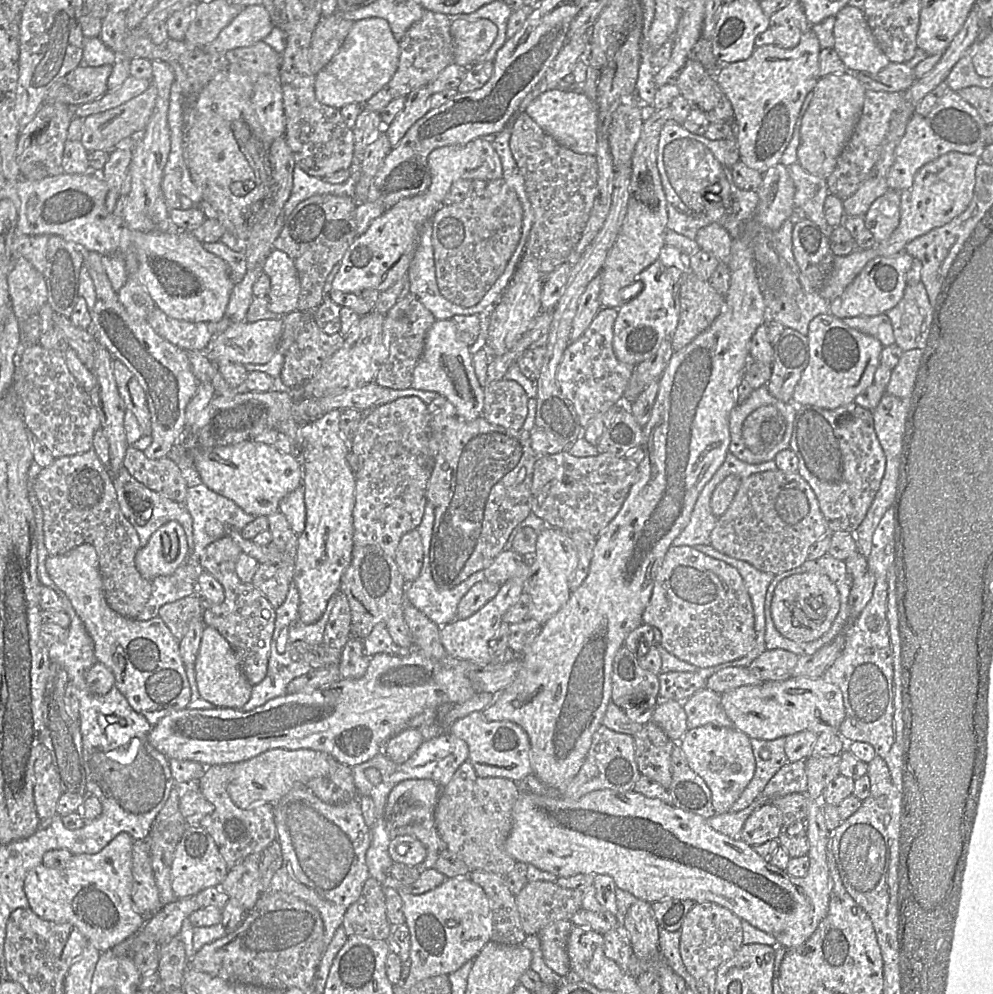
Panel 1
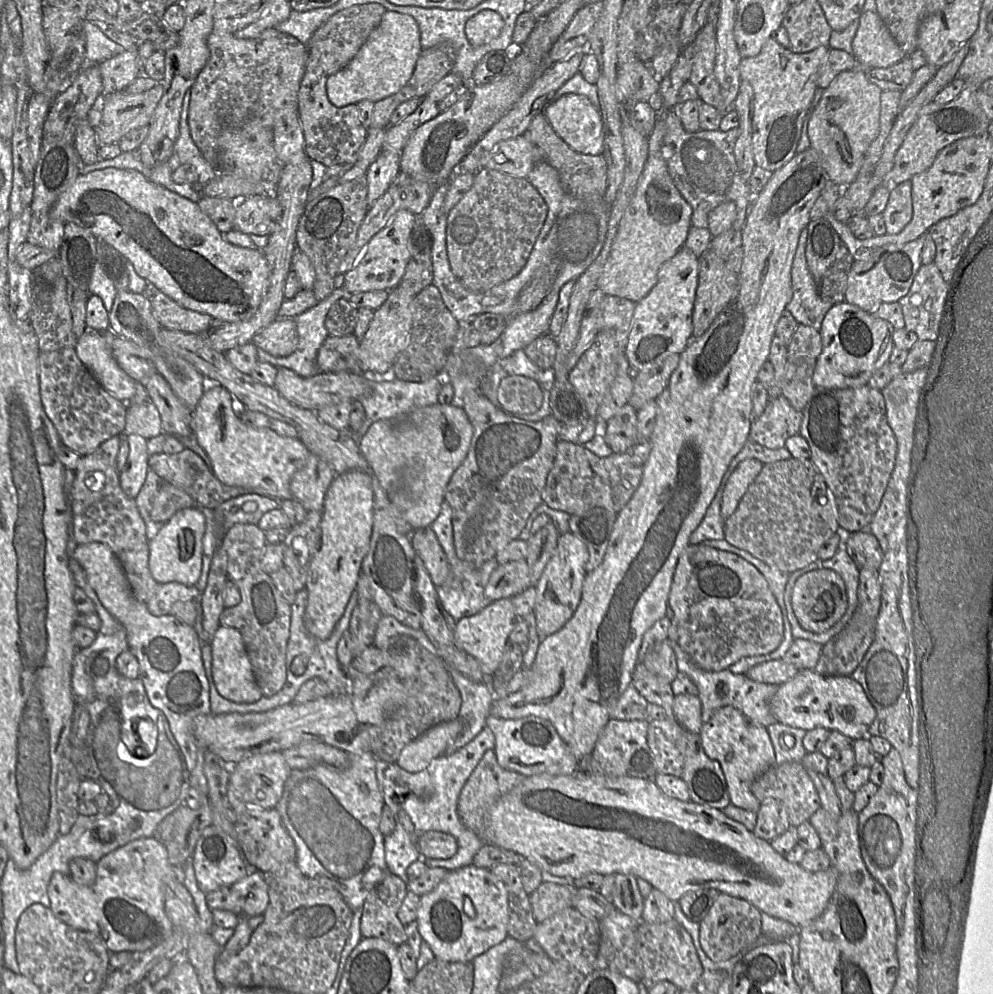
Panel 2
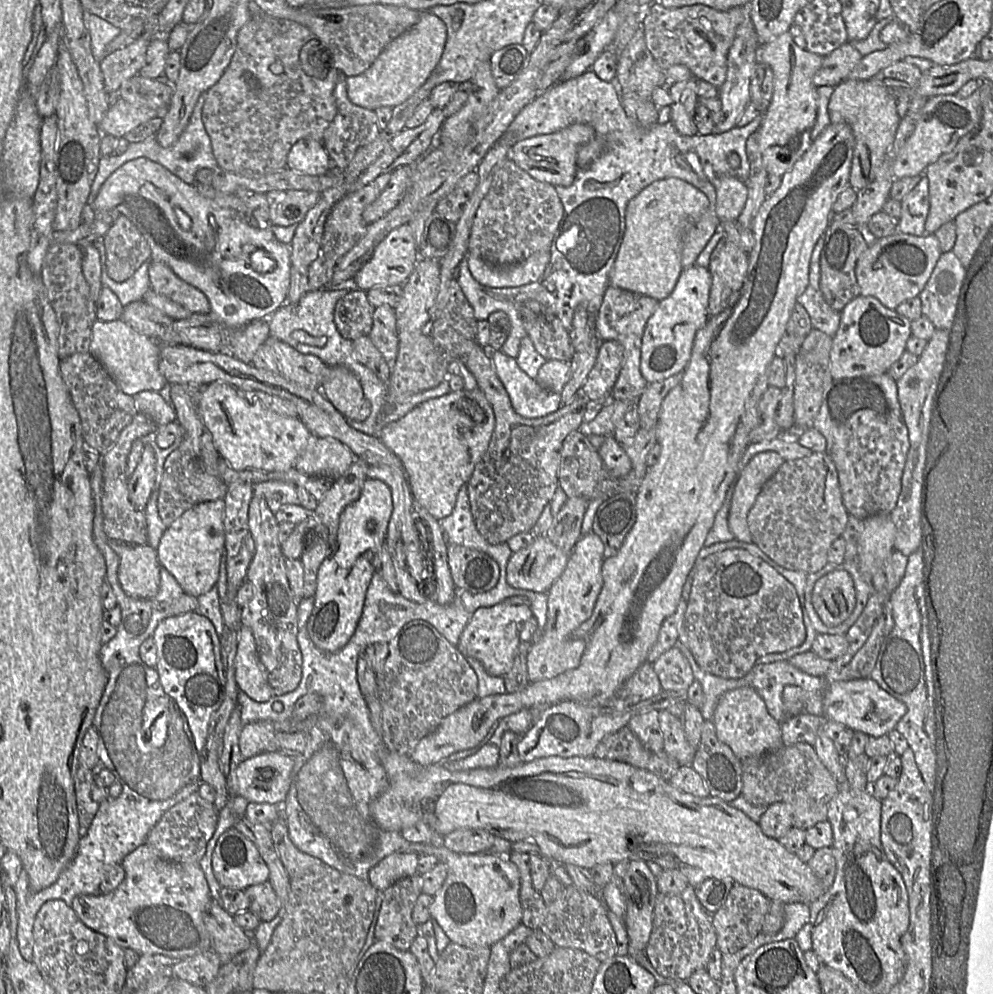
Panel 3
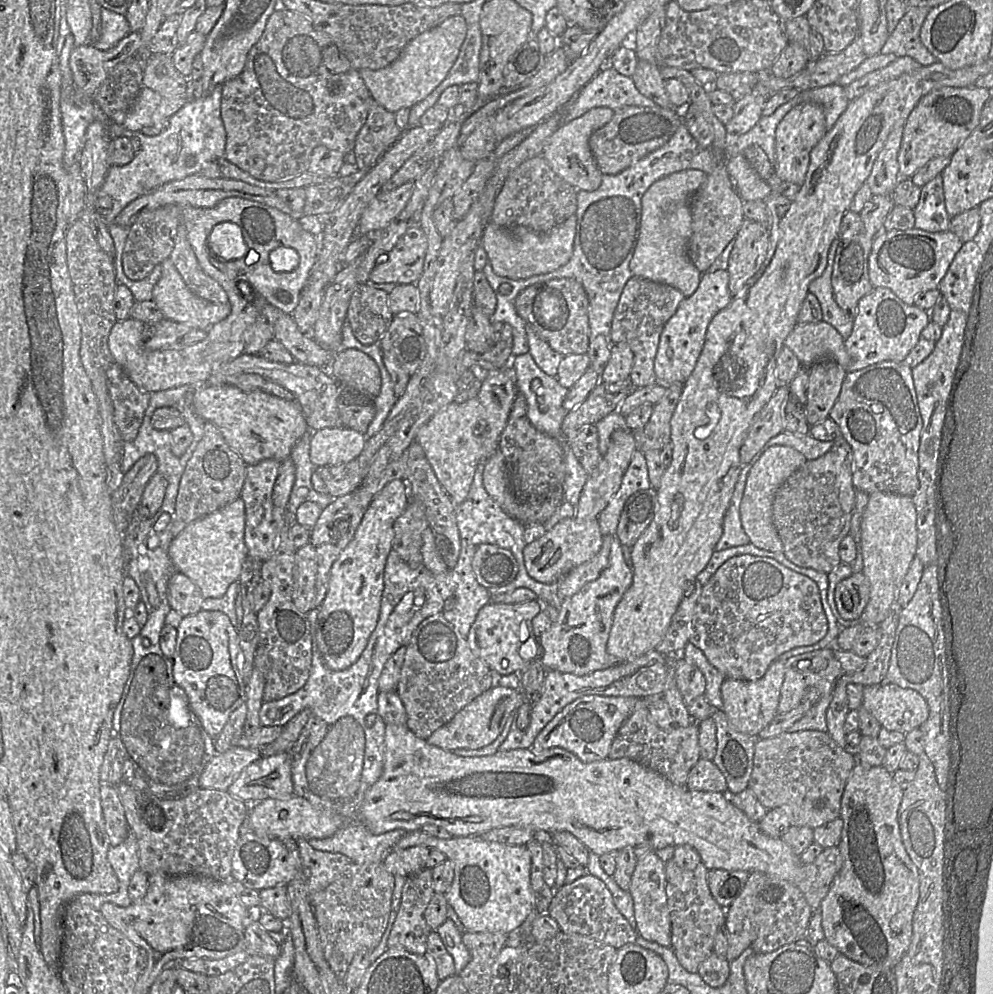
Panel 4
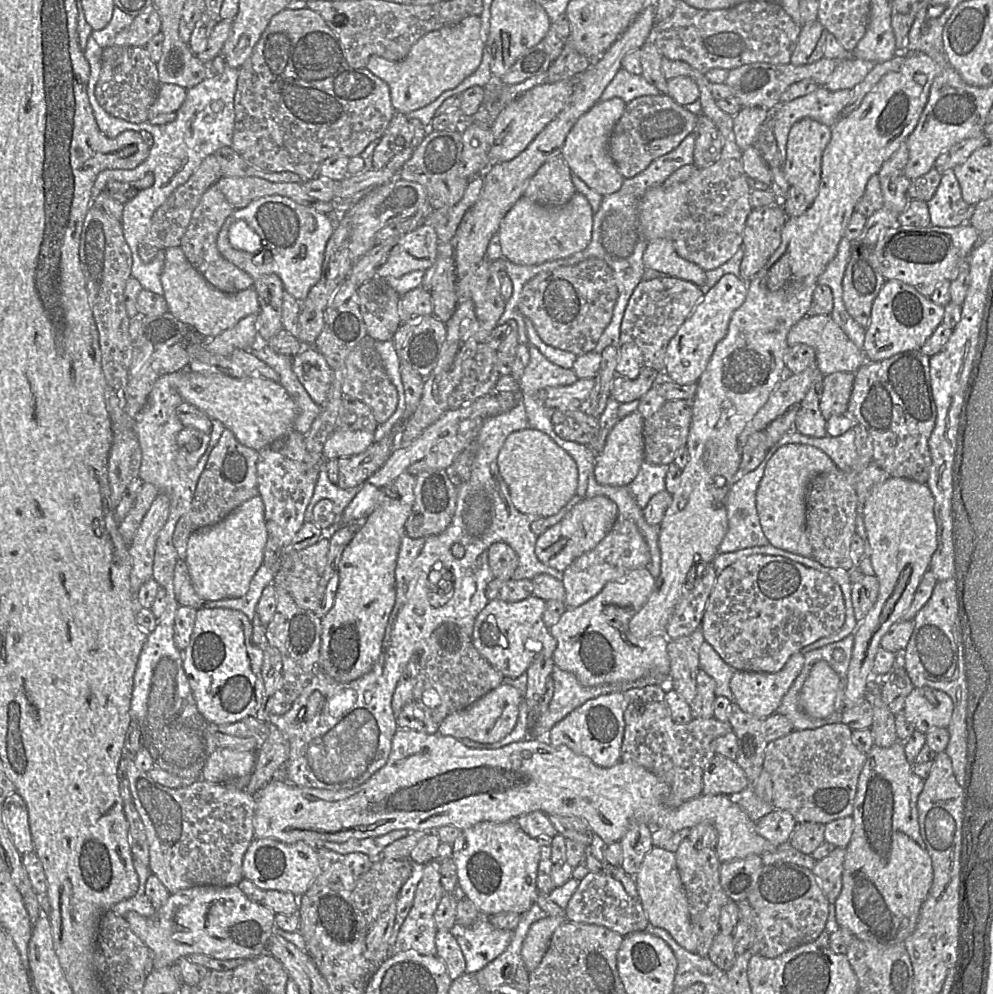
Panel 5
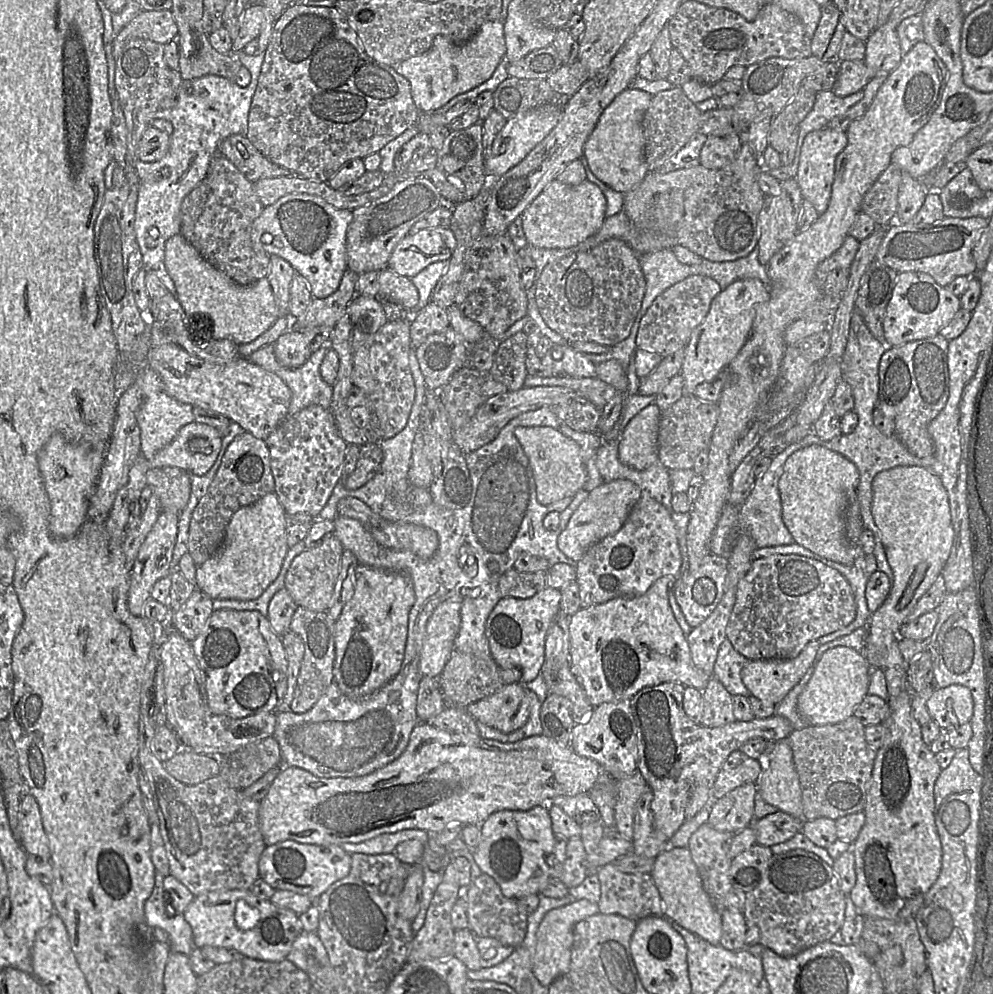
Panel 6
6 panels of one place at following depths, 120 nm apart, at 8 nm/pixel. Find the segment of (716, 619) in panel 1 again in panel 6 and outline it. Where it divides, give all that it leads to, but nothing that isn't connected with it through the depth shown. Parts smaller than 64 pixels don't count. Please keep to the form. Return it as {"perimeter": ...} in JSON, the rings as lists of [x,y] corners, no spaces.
{"perimeter":[[[800,555],[755,558],[737,586],[726,639],[747,660],[787,660],[810,641],[847,626],[855,617],[853,592],[837,570]]]}

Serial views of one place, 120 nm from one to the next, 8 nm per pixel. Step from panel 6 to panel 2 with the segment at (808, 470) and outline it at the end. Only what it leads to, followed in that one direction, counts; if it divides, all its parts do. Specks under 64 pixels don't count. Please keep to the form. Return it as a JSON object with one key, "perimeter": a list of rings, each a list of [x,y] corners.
{"perimeter":[[[746,459],[730,475],[722,494],[721,516],[723,520],[735,512],[740,500],[761,472],[763,466],[764,464],[757,459]]]}

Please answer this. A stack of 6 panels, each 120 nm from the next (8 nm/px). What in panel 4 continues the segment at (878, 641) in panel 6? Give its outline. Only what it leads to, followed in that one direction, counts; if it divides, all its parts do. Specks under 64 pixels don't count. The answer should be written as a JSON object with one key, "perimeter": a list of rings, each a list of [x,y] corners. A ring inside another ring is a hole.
{"perimeter":[[[874,492],[869,496],[861,520],[861,573],[869,580],[870,598],[860,617],[860,623],[877,628],[891,612],[897,611],[899,587],[916,555],[917,514],[911,496]],[[837,681],[831,703],[826,712],[826,731],[843,748],[846,736],[844,733],[844,722],[847,714],[851,711],[848,706],[847,684],[844,681]]]}

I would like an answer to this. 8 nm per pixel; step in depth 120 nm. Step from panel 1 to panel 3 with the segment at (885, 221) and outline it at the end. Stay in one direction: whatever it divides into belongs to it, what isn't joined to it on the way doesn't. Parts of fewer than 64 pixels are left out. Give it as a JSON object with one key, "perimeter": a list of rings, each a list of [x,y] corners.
{"perimeter":[[[922,175],[920,182],[901,200],[897,231],[914,236],[931,235],[925,232],[929,207],[928,179]]]}

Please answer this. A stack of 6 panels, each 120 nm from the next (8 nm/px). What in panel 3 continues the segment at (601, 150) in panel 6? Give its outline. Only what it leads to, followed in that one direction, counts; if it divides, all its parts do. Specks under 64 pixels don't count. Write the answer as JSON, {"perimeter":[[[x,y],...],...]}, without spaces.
{"perimeter":[[[576,123],[553,134],[534,136],[522,140],[509,148],[507,159],[532,178],[552,184],[553,186],[570,186],[577,173],[577,156],[579,149],[596,136],[595,129],[588,124]]]}

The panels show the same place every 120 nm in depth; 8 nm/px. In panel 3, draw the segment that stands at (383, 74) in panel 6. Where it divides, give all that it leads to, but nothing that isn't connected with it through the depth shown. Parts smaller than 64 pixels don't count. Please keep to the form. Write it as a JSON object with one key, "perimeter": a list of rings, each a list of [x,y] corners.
{"perimeter":[[[253,2],[249,3],[251,19],[239,30],[236,38],[236,49],[231,61],[216,84],[210,87],[205,93],[205,100],[202,107],[202,121],[208,133],[213,155],[221,169],[247,177],[259,177],[272,173],[279,169],[287,168],[287,156],[291,147],[300,139],[313,139],[321,142],[327,127],[333,121],[337,113],[337,105],[334,97],[334,89],[338,75],[334,64],[333,55],[330,49],[320,42],[317,37],[305,26],[288,20],[275,18],[263,13],[263,11]]]}

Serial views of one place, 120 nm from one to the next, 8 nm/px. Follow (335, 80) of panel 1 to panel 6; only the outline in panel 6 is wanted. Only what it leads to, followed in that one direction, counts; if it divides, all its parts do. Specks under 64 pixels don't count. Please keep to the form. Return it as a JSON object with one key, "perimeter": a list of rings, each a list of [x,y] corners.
{"perimeter":[[[491,21],[482,25],[477,34],[465,43],[457,44],[439,35],[435,37],[429,50],[393,66],[409,81],[414,103],[421,113],[425,113],[444,106],[453,97],[486,82],[505,54],[503,21]]]}

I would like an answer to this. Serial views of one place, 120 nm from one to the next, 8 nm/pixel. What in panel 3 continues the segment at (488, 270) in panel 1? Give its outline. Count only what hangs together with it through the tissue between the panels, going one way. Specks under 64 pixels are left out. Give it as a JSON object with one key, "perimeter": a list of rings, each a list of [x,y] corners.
{"perimeter":[[[506,159],[496,167],[490,189],[476,212],[468,253],[480,254],[487,262],[499,266],[523,262],[550,249],[563,214],[563,204],[555,186],[532,178]]]}

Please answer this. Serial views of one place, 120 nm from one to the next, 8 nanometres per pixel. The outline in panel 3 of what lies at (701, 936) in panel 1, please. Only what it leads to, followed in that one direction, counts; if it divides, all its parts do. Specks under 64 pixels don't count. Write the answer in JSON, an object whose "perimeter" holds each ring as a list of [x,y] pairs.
{"perimeter":[[[735,884],[722,907],[712,914],[716,932],[716,947],[724,954],[734,954],[750,943],[760,932],[770,900],[760,891]]]}

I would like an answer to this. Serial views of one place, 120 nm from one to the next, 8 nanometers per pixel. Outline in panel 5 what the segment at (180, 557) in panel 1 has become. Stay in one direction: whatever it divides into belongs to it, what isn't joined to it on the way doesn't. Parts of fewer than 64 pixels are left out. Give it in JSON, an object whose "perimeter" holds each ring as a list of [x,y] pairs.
{"perimeter":[[[258,495],[237,507],[219,523],[194,532],[183,557],[196,594],[204,601],[234,599],[244,596],[254,575],[264,561],[269,539],[265,507]]]}

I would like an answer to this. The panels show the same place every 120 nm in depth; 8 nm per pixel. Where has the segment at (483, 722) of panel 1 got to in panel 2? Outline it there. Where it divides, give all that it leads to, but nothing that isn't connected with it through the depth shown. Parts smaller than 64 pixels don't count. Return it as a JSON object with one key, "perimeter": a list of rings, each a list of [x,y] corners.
{"perimeter":[[[493,715],[486,718],[486,727],[495,736],[494,752],[504,769],[517,772],[524,777],[537,774],[554,776],[571,775],[578,769],[579,761],[563,742],[552,723],[537,716],[518,719],[501,719]]]}

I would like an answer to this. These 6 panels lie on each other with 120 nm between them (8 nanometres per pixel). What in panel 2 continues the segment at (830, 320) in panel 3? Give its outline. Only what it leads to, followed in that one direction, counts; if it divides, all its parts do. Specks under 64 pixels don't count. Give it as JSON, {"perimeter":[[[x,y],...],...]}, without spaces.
{"perimeter":[[[805,232],[800,235],[791,270],[792,298],[785,310],[804,326],[820,330],[823,319],[833,303],[818,293],[814,278],[805,258]]]}

